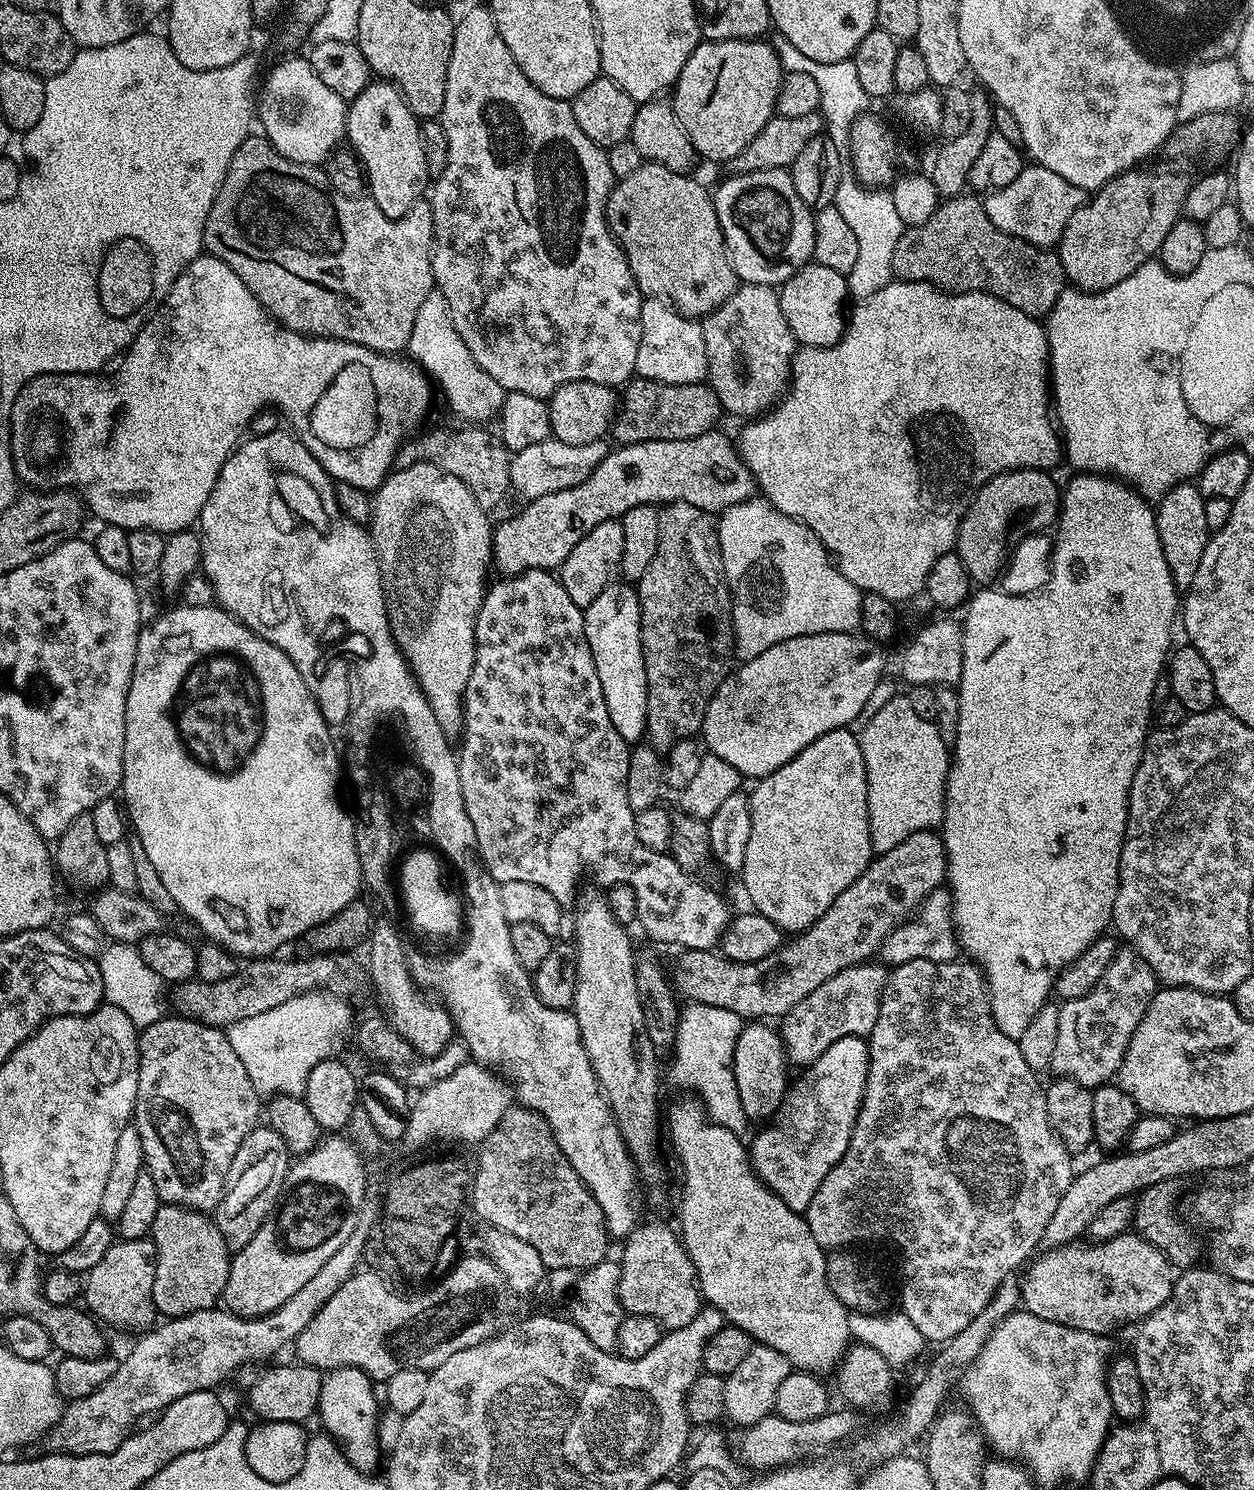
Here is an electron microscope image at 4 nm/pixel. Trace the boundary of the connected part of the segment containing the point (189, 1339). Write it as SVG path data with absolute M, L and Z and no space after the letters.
M368 1210L361 1211L360 1223L354 1226L354 1234L350 1234L350 1238L342 1242L342 1247L334 1253L334 1258L329 1258L323 1264L322 1270L318 1270L318 1274L314 1274L314 1278L310 1278L310 1282L306 1282L306 1286L298 1290L298 1294L294 1294L281 1308L275 1308L265 1316L251 1318L237 1316L235 1312L229 1312L217 1306L198 1310L194 1314L165 1319L164 1325L161 1323L145 1331L139 1337L141 1340L129 1350L128 1357L120 1360L118 1370L114 1370L114 1378L110 1378L110 1382L98 1386L98 1390L94 1390L93 1394L87 1395L86 1398L76 1399L65 1405L60 1421L46 1433L47 1451L69 1452L72 1456L112 1452L124 1441L126 1433L133 1427L131 1424L135 1420L163 1412L178 1398L186 1398L186 1394L215 1389L217 1387L215 1384L222 1383L231 1372L238 1371L243 1364L248 1364L251 1360L264 1360L267 1356L274 1355L279 1348L284 1348L287 1344L289 1347L296 1336L302 1334L302 1330L306 1330L314 1314L318 1314L318 1310L322 1310L325 1302L361 1267L364 1260L364 1247L373 1230L373 1224L373 1214L368 1213Z

